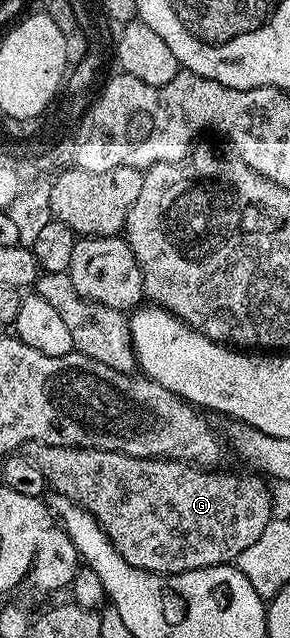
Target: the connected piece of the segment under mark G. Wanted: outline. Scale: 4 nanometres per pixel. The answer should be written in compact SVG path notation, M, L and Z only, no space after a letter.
M37 441L25 444L21 453L41 469L41 477L45 477L52 492L67 495L99 522L115 551L121 553L129 565L158 575L234 564L273 518L271 495L262 483L264 480L255 473L230 475L224 469L204 469L176 459L138 459L105 449L62 447Z

